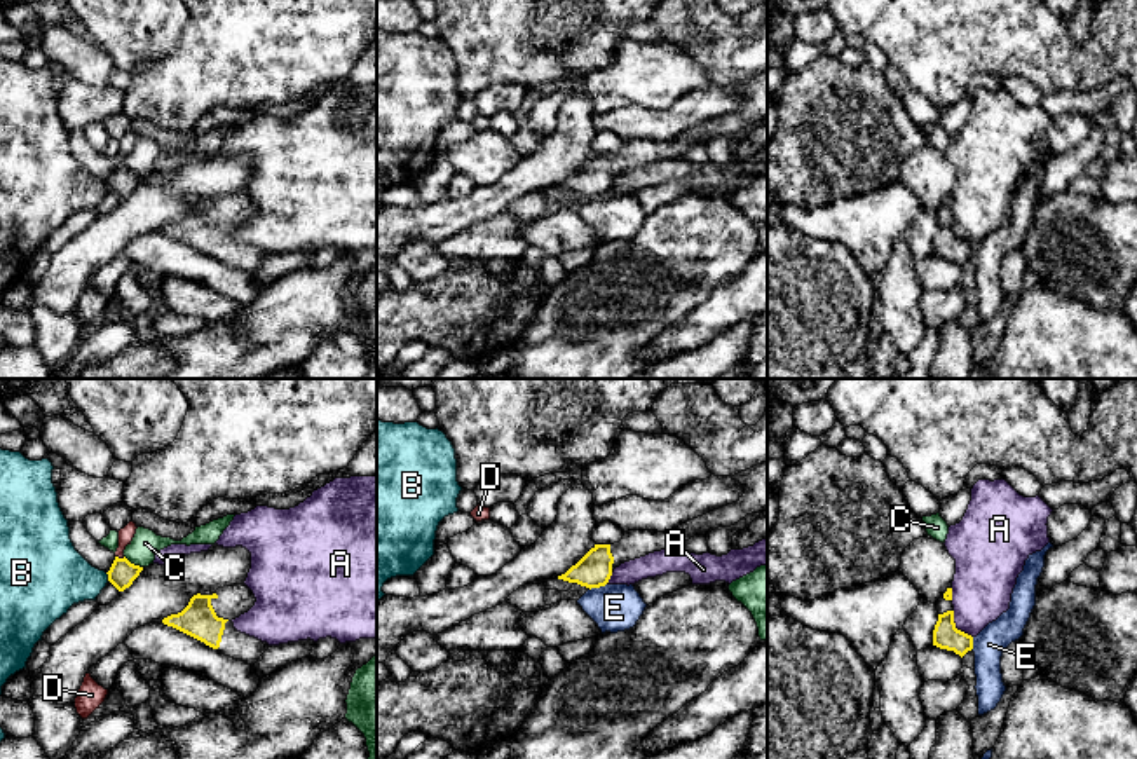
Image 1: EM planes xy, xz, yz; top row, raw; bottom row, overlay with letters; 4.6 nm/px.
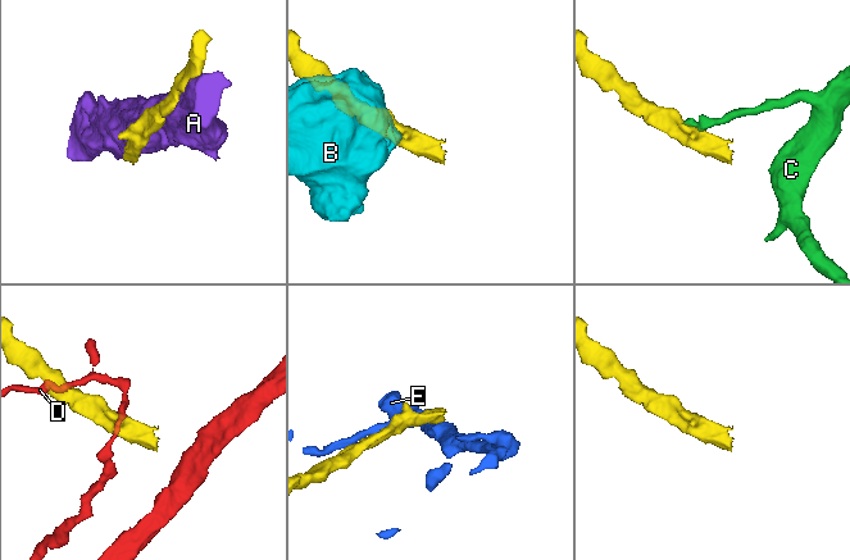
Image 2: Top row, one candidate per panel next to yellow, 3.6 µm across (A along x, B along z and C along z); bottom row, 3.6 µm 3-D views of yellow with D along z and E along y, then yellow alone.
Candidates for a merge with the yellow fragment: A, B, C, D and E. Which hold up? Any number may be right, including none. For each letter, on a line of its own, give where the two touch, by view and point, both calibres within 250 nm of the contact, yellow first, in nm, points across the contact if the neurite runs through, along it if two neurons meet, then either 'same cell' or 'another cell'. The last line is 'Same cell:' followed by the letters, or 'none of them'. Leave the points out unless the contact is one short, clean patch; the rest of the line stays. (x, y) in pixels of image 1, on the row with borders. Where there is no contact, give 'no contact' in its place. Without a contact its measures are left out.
A: yz (954, 627) | 120/280 nm | another cell
B: xy (108, 576) | 120/320 nm | another cell
C: xy (133, 564) | 120/130 nm | along xy (124, 555), (142, 567) | another cell
D: xy (121, 559) | 120/70 nm | another cell
E: xz (597, 587) | 160/220 nm | along xz (605, 583), (590, 590) | another cell
Same cell: none of them

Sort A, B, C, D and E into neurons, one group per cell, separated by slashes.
A / B / C / D / E

